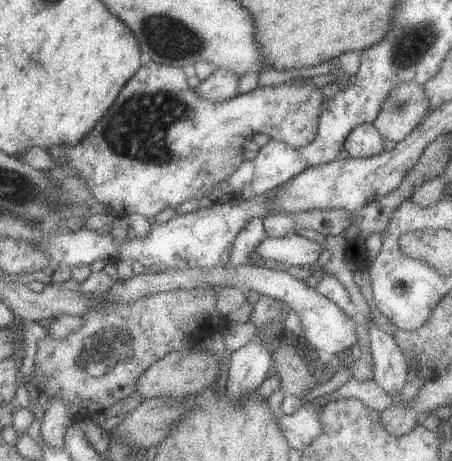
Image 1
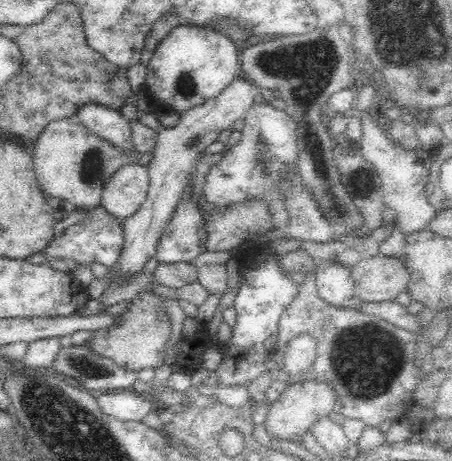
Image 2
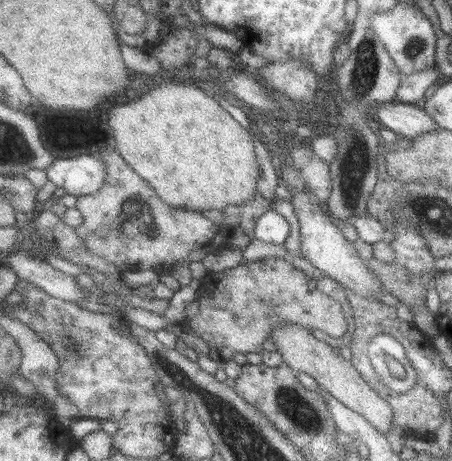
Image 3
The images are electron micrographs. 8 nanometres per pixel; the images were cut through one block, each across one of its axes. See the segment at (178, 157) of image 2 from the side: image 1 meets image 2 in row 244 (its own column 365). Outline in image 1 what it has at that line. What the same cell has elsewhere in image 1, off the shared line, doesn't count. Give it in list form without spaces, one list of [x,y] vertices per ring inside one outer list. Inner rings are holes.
[[[363,124],[351,132],[347,138],[347,152],[351,158],[373,158],[383,154],[385,150],[385,136],[379,132],[375,124]]]

